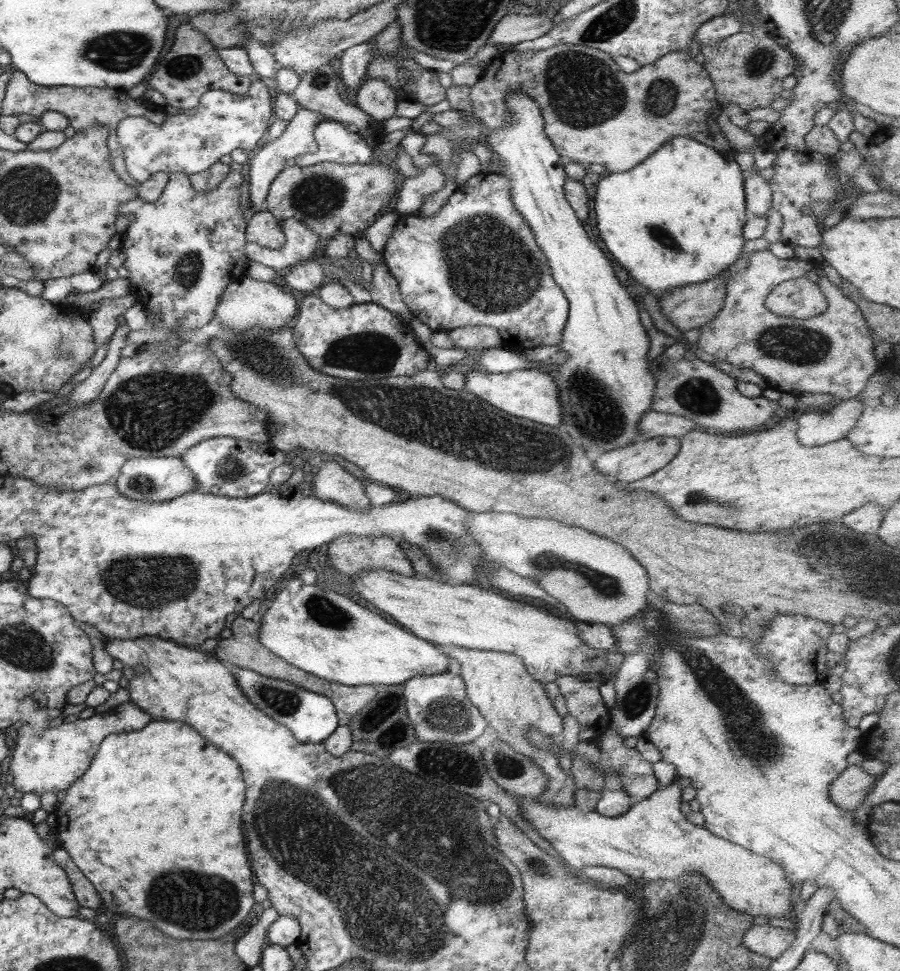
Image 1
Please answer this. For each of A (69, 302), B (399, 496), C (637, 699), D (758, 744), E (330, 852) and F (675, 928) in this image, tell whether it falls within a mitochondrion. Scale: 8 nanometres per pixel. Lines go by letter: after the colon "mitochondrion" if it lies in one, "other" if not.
A: other
B: other
C: mitochondrion
D: mitochondrion
E: mitochondrion
F: mitochondrion

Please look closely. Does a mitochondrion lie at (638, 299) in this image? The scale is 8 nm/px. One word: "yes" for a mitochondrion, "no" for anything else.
no

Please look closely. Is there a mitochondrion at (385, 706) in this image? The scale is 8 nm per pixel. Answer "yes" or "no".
no

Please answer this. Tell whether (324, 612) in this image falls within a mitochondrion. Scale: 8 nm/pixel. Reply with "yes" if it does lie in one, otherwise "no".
yes

